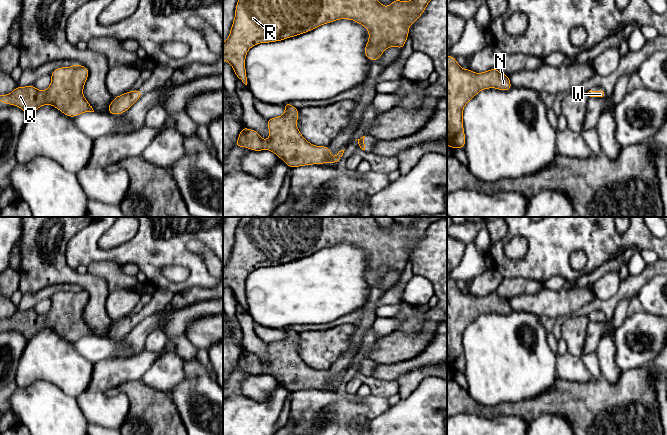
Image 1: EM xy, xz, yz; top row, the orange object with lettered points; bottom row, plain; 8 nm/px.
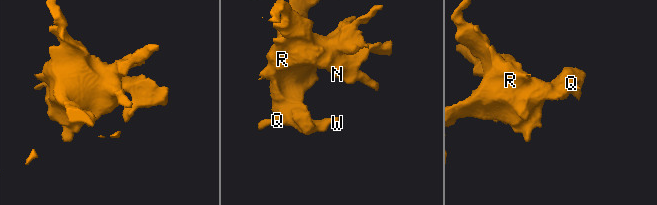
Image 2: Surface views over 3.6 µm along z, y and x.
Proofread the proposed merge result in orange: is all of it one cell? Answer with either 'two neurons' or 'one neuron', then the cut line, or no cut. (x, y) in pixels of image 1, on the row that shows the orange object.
one neuron; cut none

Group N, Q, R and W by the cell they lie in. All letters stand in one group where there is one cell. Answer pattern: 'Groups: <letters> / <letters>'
Groups: N Q R W

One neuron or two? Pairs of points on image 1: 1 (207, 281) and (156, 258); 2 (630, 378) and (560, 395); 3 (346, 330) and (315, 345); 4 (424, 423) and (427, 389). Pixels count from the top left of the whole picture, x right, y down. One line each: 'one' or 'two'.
1: one
2: one
3: one
4: one

